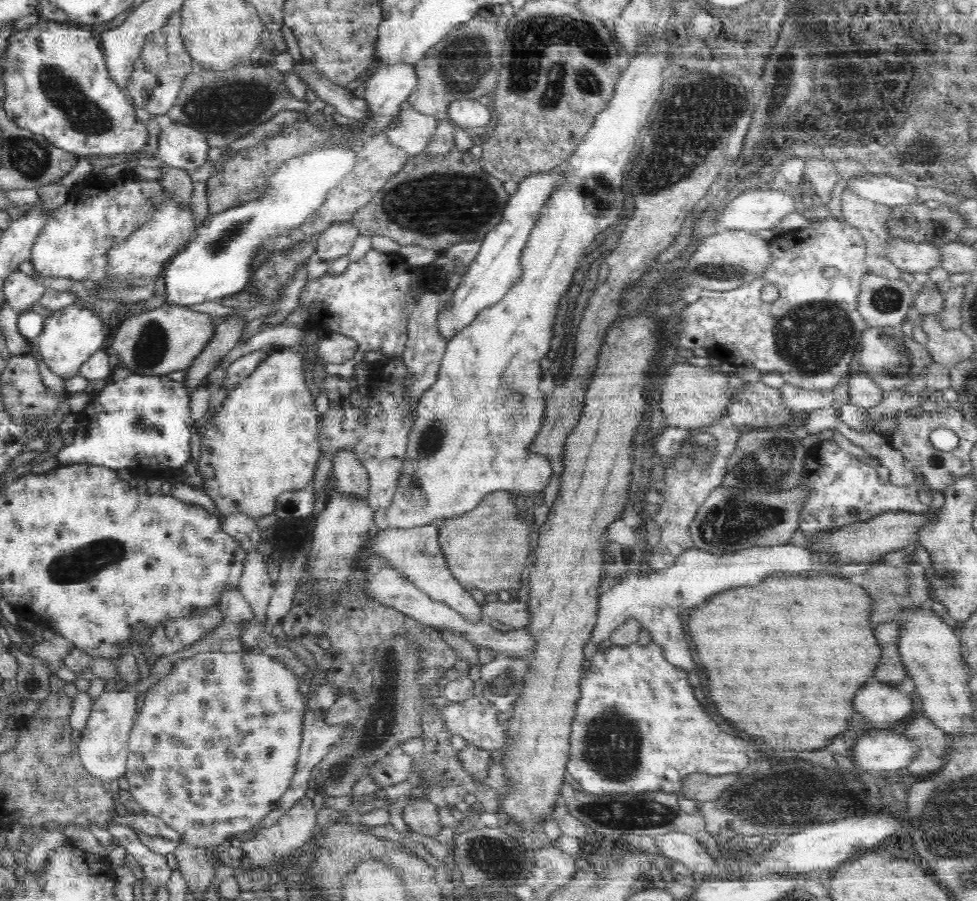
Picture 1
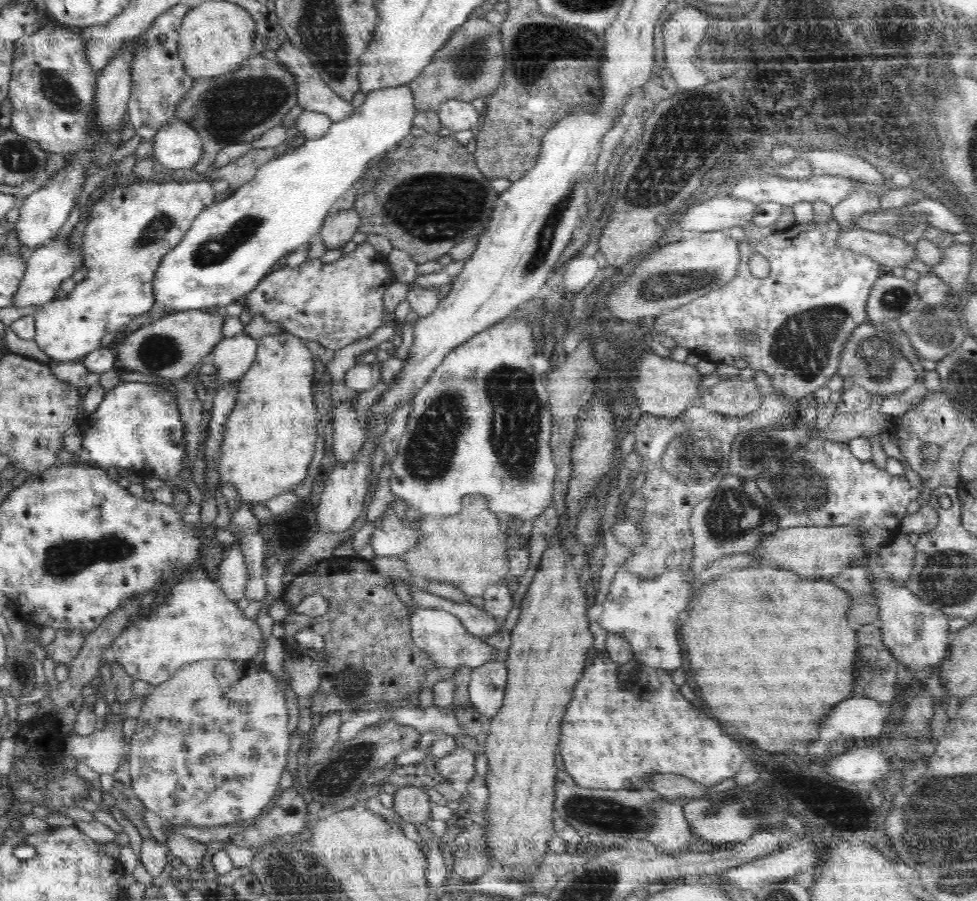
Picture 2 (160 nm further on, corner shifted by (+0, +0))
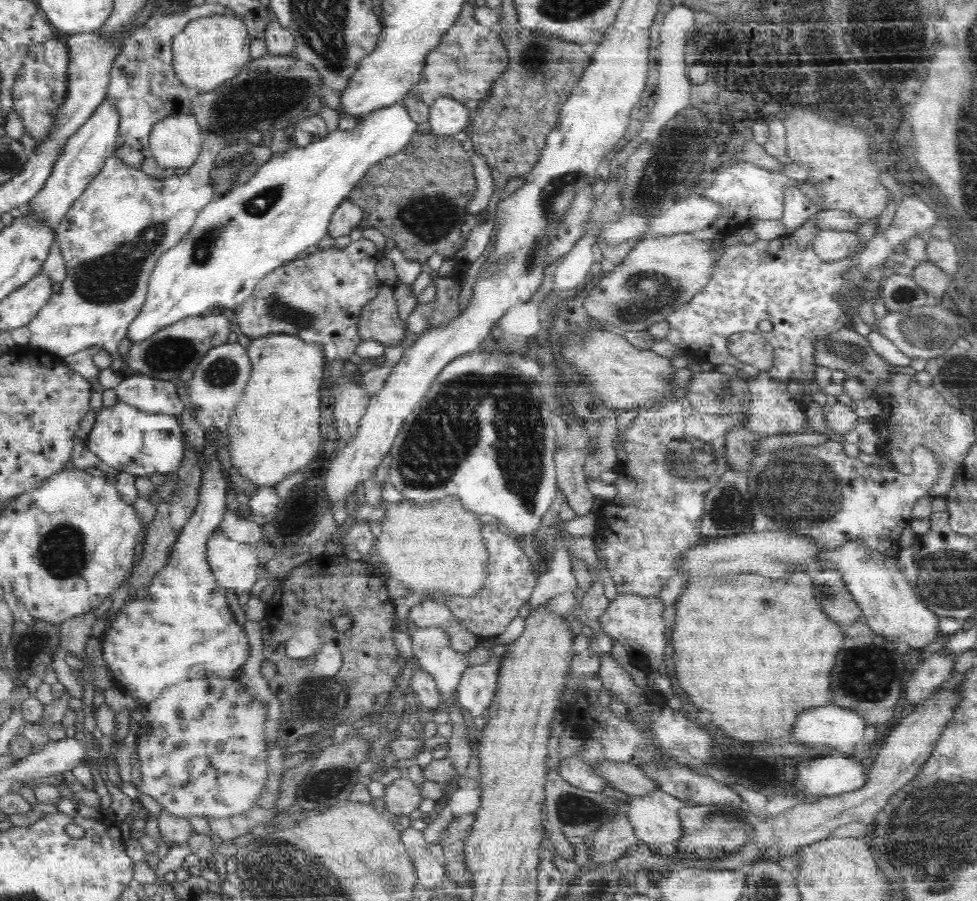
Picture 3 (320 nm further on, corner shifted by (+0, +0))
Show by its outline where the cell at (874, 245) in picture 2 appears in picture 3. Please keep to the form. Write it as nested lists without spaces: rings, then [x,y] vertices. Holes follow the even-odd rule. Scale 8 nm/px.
[[[820,230],[811,239],[816,256],[824,262],[834,262],[860,250],[858,235],[855,232],[839,230]]]

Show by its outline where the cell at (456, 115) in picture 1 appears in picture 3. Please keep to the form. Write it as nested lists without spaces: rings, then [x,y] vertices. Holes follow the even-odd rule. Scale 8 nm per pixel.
[[[442,95],[430,106],[428,122],[436,136],[454,135],[470,122],[468,108],[455,98]]]

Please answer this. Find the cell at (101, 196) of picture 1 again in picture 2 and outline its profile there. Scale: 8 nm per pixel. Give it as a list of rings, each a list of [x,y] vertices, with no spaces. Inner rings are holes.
[[[69,237],[66,241],[50,239],[32,250],[29,254],[26,272],[20,283],[20,288],[12,296],[14,308],[40,306],[55,300],[54,295],[60,289],[62,281],[70,277],[75,268],[83,267],[81,245],[79,242],[75,245],[77,247],[74,247],[72,250],[69,249]]]

